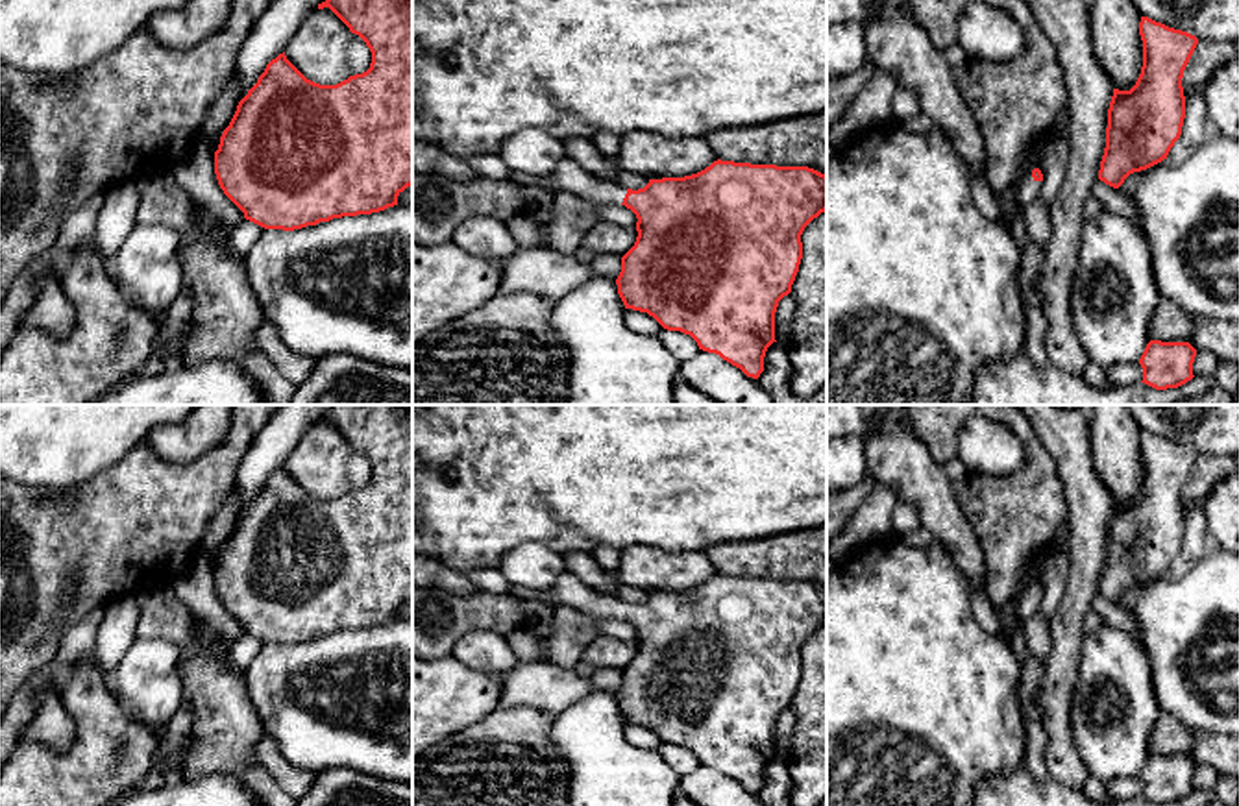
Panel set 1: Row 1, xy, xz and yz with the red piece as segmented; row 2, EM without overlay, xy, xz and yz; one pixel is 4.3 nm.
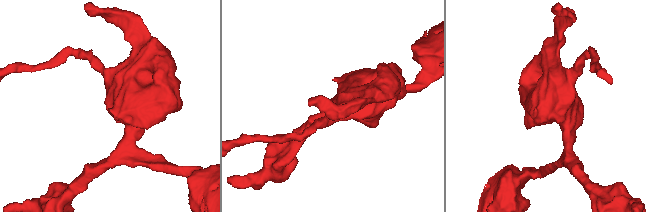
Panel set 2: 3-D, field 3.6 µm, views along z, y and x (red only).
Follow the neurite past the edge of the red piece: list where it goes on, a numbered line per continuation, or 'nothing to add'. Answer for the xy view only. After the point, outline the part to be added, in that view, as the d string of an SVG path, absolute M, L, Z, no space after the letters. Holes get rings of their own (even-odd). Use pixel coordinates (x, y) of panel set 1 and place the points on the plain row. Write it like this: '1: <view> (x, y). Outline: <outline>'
nothing to add

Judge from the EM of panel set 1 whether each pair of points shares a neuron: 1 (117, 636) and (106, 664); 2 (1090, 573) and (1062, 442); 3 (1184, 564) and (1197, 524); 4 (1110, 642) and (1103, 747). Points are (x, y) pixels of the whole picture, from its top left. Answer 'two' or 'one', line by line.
1: one
2: one
3: one
4: one

